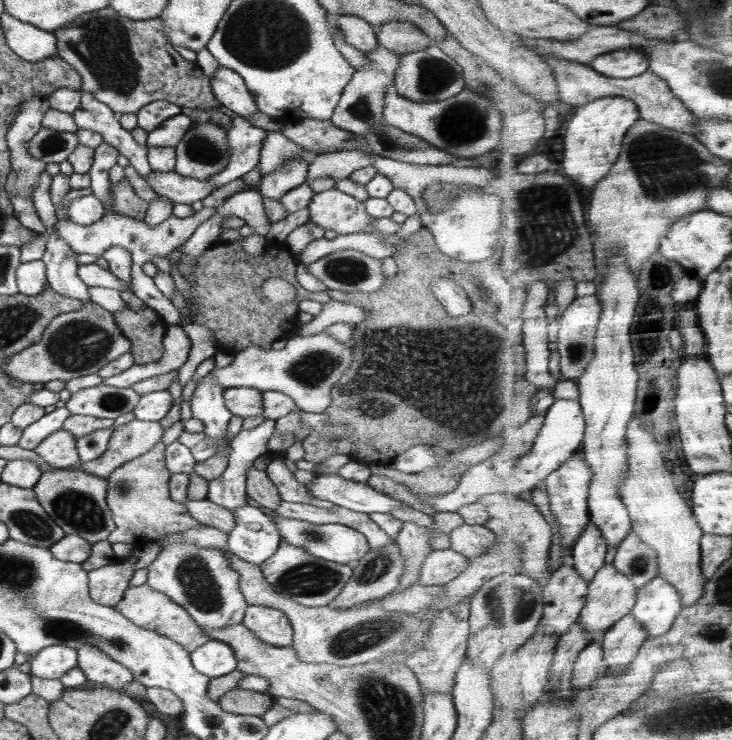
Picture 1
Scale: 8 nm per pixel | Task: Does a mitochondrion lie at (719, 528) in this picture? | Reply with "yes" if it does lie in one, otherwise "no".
no

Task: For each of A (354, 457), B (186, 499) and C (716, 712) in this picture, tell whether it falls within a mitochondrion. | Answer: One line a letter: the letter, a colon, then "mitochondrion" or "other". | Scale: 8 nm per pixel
A: other
B: other
C: mitochondrion

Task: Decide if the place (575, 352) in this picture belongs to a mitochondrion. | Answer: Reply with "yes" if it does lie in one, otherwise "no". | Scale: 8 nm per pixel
yes

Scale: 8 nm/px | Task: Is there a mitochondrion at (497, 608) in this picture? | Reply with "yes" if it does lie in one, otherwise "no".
yes

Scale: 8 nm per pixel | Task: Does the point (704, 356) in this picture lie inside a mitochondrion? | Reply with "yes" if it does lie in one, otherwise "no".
no

